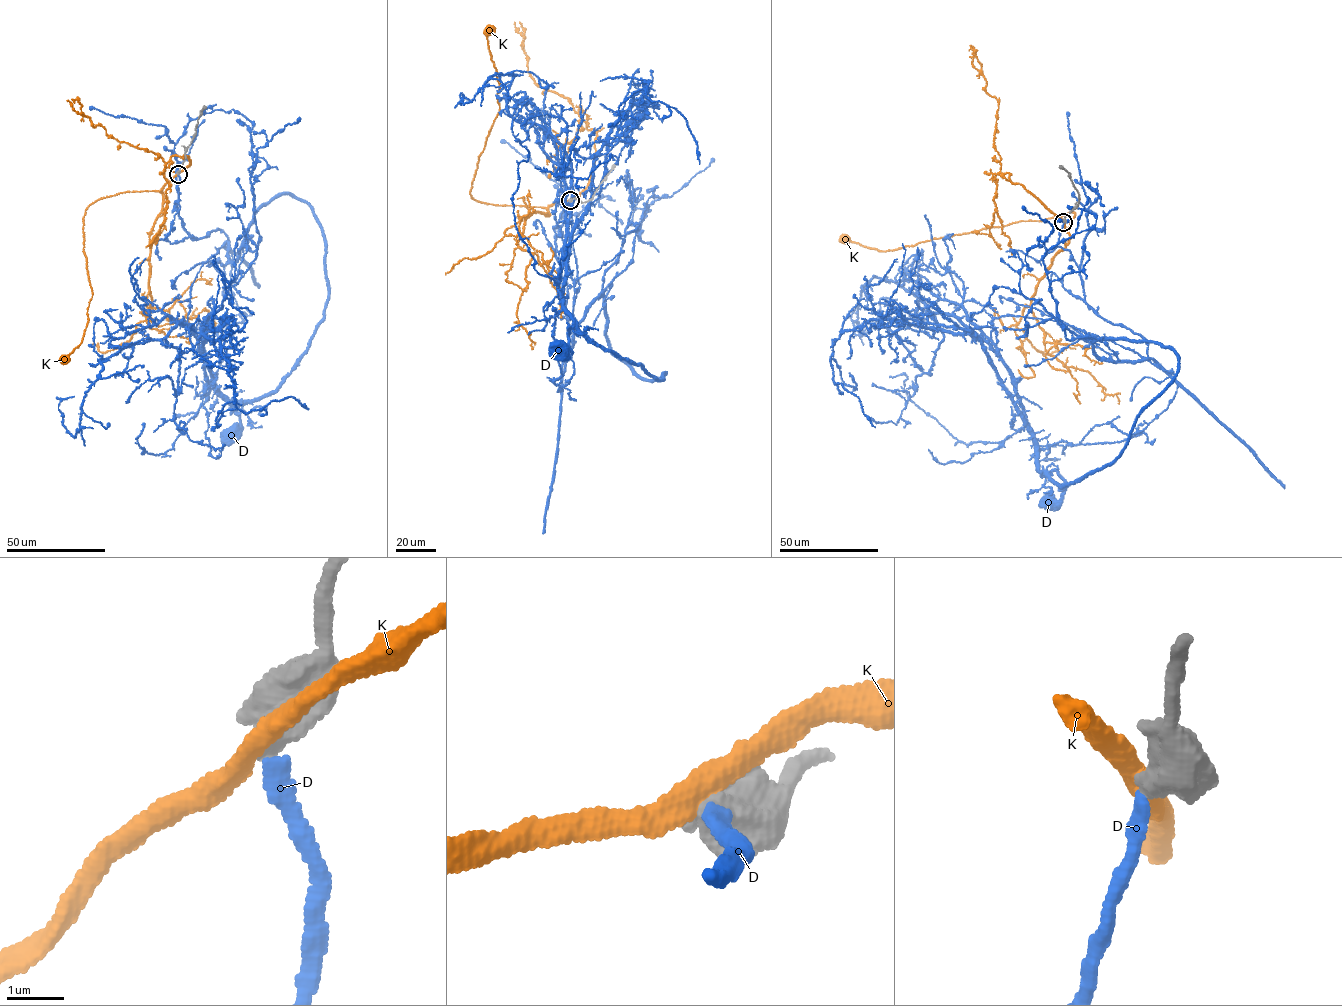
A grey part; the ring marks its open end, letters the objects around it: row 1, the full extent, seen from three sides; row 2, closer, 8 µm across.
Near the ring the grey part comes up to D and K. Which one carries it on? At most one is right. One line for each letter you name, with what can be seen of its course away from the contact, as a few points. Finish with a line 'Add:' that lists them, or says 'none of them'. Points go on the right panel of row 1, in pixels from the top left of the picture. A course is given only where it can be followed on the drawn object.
D: it runs (1063, 222), (1086, 303), (1148, 343), (1098, 357), (1178, 363), (1120, 456), (1039, 472), (1050, 501)
Add: D

